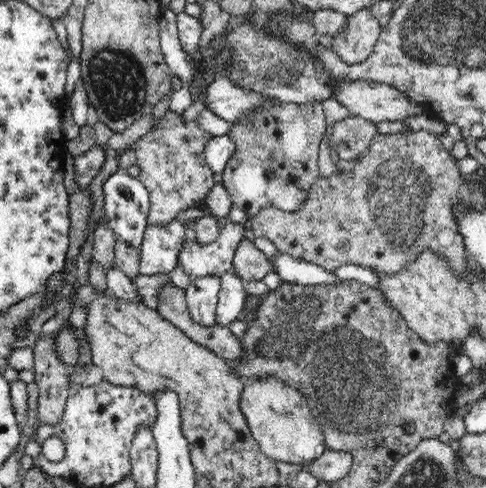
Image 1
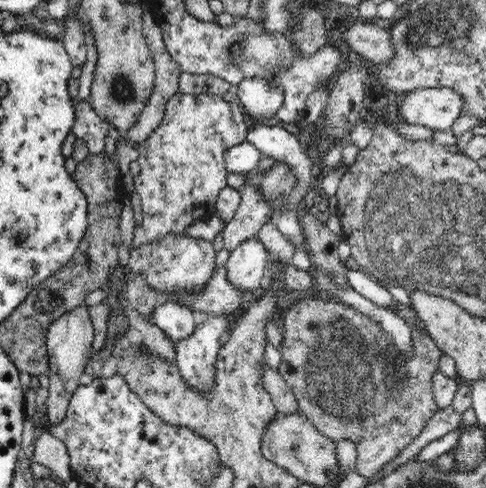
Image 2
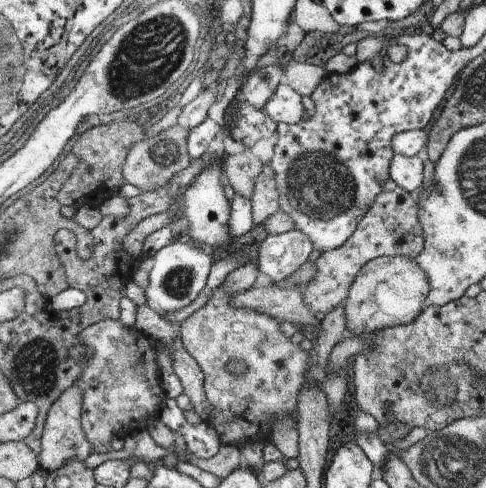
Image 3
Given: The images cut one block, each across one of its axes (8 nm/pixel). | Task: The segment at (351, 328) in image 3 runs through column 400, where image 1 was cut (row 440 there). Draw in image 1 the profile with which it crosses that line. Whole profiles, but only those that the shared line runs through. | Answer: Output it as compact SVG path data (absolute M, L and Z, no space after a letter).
M280 378L246 380L244 394L240 396L240 410L248 420L248 428L256 444L274 462L306 468L328 450L324 432L320 430L306 398L298 390L286 386Z

